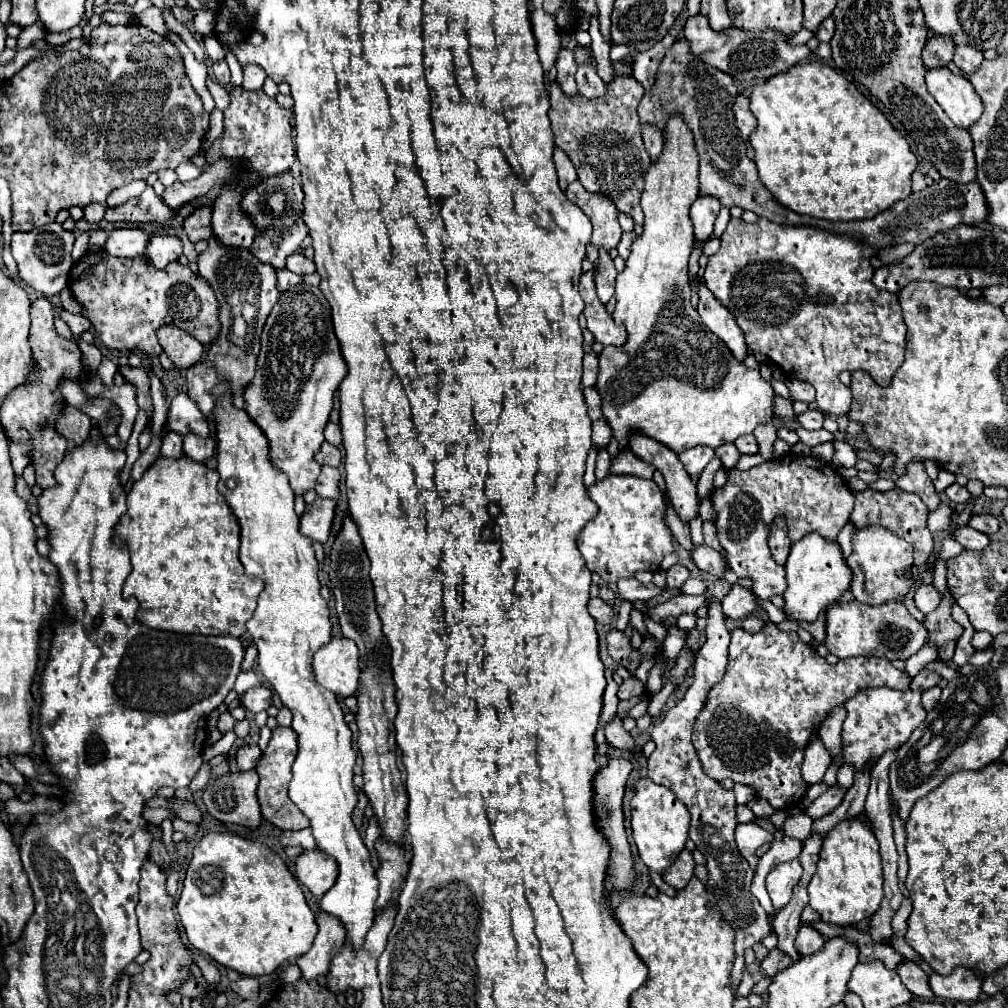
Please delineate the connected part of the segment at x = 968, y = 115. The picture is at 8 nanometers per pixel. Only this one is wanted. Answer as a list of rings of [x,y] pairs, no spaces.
[[[932,68],[926,74],[926,84],[956,126],[970,128],[982,116],[982,100],[964,76],[952,74],[948,68]]]

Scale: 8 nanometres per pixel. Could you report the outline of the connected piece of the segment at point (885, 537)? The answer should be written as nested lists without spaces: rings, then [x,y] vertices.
[[[866,526],[854,530],[852,536],[852,554],[848,558],[852,570],[850,590],[858,602],[864,604],[884,604],[888,600],[904,598],[918,580],[918,566],[912,560],[912,546],[902,540],[898,534],[878,526]]]

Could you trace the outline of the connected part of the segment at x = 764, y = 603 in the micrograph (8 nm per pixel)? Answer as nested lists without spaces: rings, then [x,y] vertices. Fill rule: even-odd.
[[[757,598],[757,603],[759,606],[762,606],[767,612],[770,621],[778,624],[786,620],[786,615],[784,614],[784,612],[780,608],[772,604],[770,600]]]

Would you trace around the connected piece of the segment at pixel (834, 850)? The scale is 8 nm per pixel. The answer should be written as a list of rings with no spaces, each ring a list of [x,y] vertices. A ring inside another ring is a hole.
[[[846,818],[824,836],[820,860],[808,884],[808,894],[810,906],[820,912],[822,920],[838,926],[856,924],[878,910],[884,898],[882,864],[878,858],[878,840],[866,822],[860,818]]]

